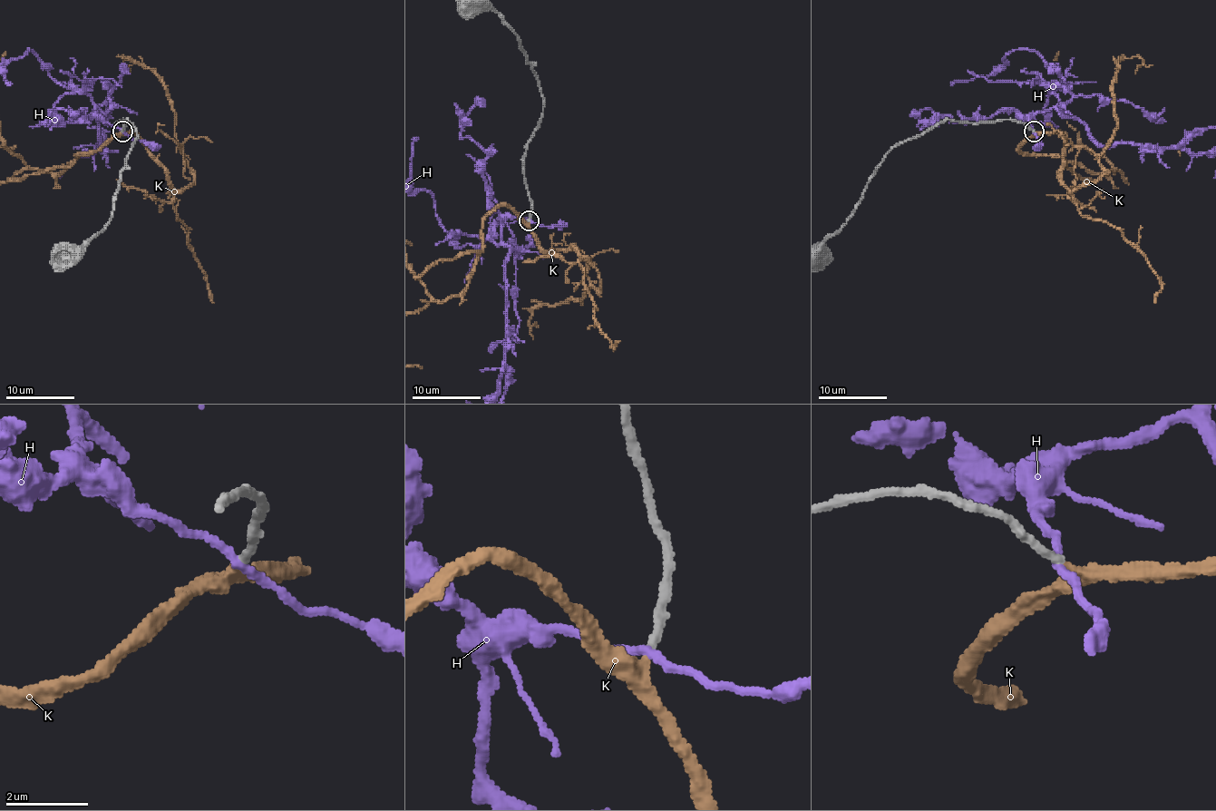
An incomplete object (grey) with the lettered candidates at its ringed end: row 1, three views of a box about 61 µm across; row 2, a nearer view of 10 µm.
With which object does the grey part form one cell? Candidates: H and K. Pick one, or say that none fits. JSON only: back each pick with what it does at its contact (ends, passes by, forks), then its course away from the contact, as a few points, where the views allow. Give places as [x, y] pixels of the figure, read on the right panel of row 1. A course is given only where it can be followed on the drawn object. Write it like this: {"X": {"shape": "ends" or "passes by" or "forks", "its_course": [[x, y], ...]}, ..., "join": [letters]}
{"K": {"shape": "passes by"}, "join": ["K"]}

